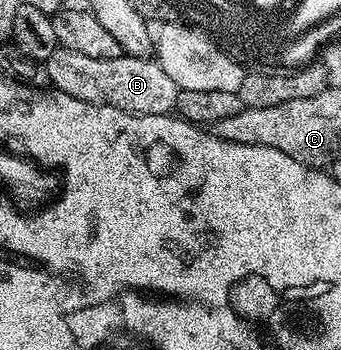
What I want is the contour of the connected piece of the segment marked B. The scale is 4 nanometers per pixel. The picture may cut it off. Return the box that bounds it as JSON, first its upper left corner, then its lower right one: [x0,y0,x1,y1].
[44,48,178,114]

